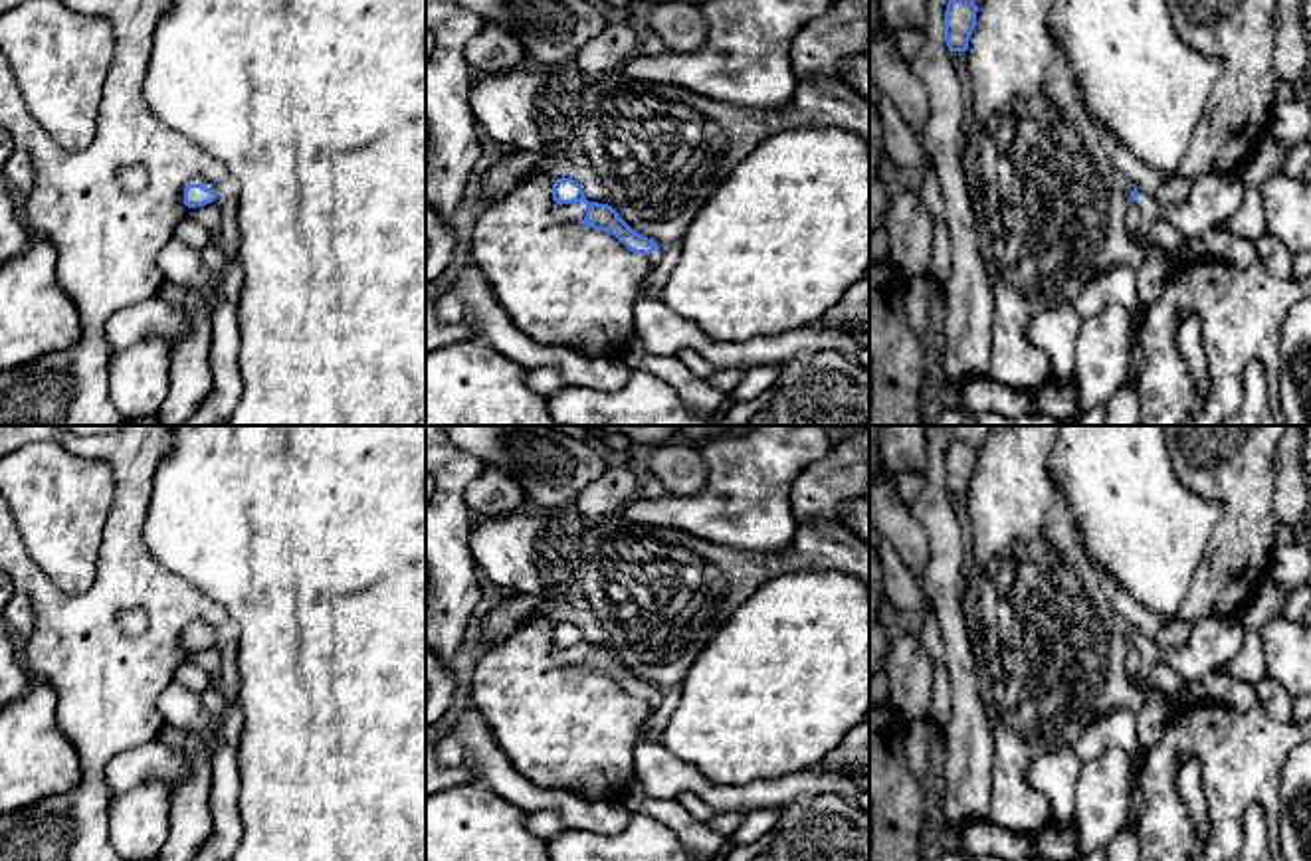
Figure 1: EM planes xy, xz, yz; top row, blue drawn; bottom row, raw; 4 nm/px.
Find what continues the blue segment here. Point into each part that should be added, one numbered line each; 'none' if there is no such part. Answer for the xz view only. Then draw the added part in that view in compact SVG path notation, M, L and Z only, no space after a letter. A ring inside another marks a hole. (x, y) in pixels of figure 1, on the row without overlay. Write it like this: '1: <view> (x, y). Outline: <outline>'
1: xz (662, 774). Outline: M661 691L654 693L648 703L654 713L661 703ZM650 715L638 734L634 760L636 776L652 798L677 798L689 790L701 796L717 813L739 812L745 815L753 810L782 810L800 796L838 794L856 802L869 792L869 778L856 778L820 766L745 786L717 786L693 764L677 758L663 742L648 738Z

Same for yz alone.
1: yz (1212, 642). Outline: M1218 618L1196 622L1180 647L1159 649L1149 637L1139 637L1141 675L1145 677L1157 663L1164 663L1184 681L1202 681L1234 657L1242 639L1244 629L1238 620Z

